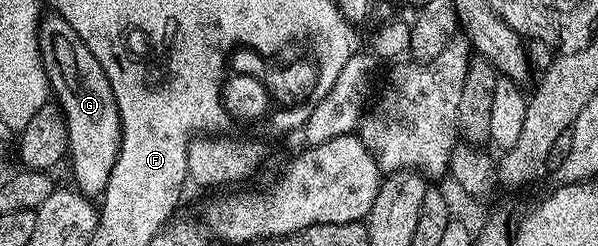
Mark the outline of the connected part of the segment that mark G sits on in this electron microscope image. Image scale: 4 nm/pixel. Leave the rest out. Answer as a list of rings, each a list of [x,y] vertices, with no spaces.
[[[45,16],[38,26],[38,40],[51,92],[64,110],[70,162],[79,183],[77,186],[86,195],[103,194],[120,154],[120,116],[110,79],[106,71],[102,71],[98,59],[94,59],[90,47],[82,43],[78,31],[74,31],[64,17]]]

